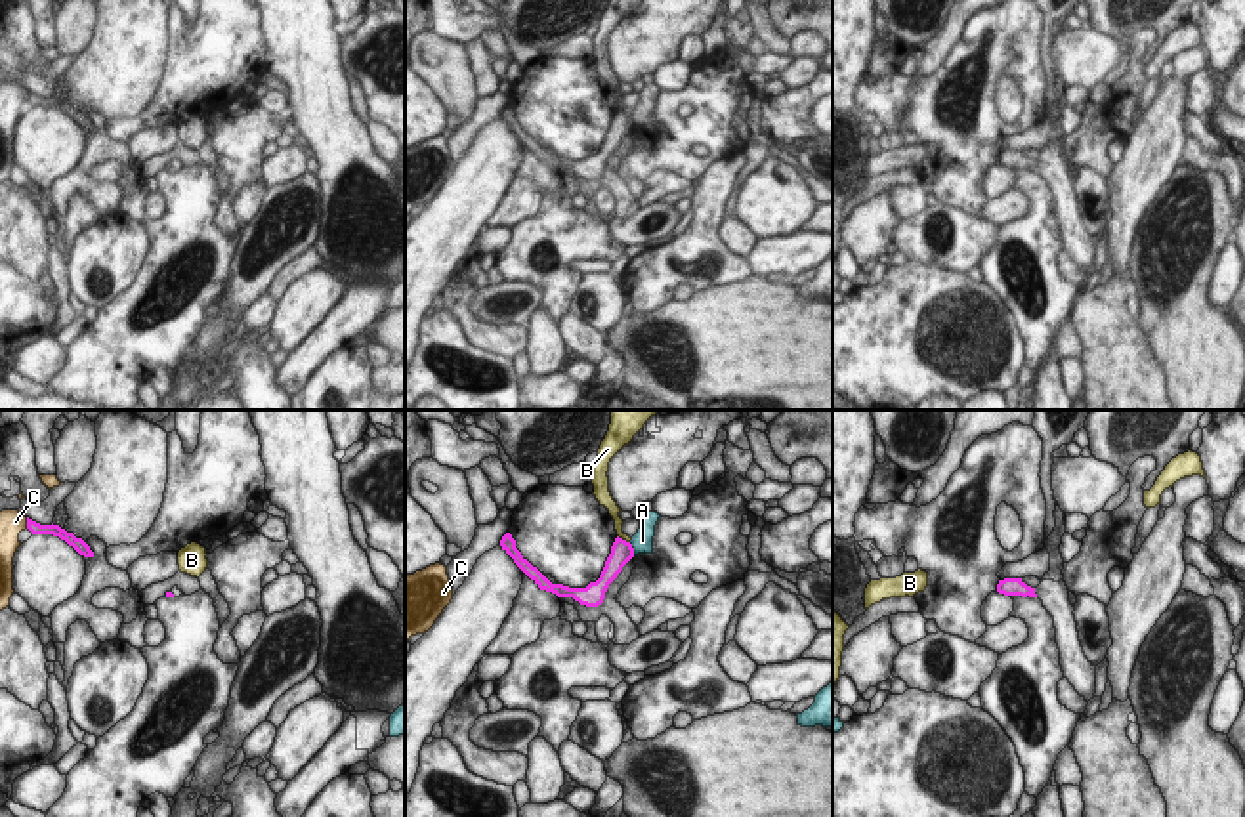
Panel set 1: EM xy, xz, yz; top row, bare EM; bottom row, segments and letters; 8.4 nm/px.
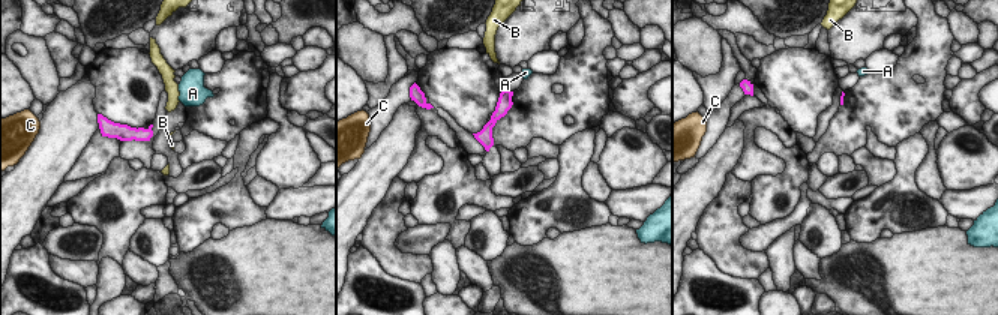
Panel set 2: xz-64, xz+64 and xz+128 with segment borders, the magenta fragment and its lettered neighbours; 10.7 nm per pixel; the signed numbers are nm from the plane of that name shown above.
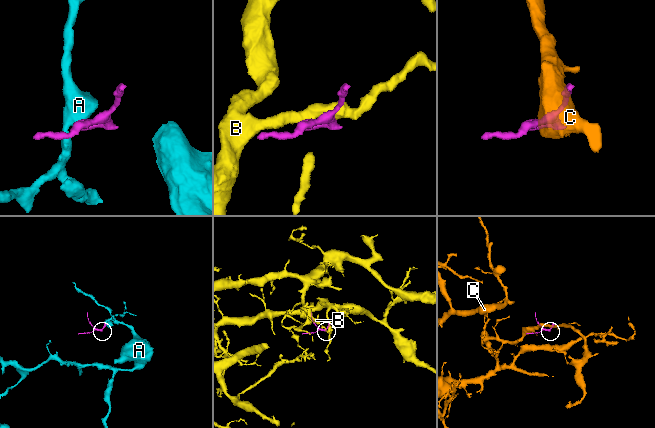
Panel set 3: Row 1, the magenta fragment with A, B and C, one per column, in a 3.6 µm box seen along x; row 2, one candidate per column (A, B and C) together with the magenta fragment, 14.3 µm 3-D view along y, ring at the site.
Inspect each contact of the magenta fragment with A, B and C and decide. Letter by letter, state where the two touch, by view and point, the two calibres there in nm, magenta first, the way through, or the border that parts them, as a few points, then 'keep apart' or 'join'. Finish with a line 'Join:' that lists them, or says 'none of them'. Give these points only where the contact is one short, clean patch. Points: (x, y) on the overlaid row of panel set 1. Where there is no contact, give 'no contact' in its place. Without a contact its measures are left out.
A: contact xz (633, 548); calibres 190 and 180 nm; border xz (629, 543), (634, 554); keep apart
B: contact xz (621, 539); calibres 190 and 100 nm; border xz (617, 535), (629, 543); keep apart
C: contact xy (27, 523); calibres 100 and 200 nm; border xy (25, 518), (27, 527); keep apart
Join: none of them

